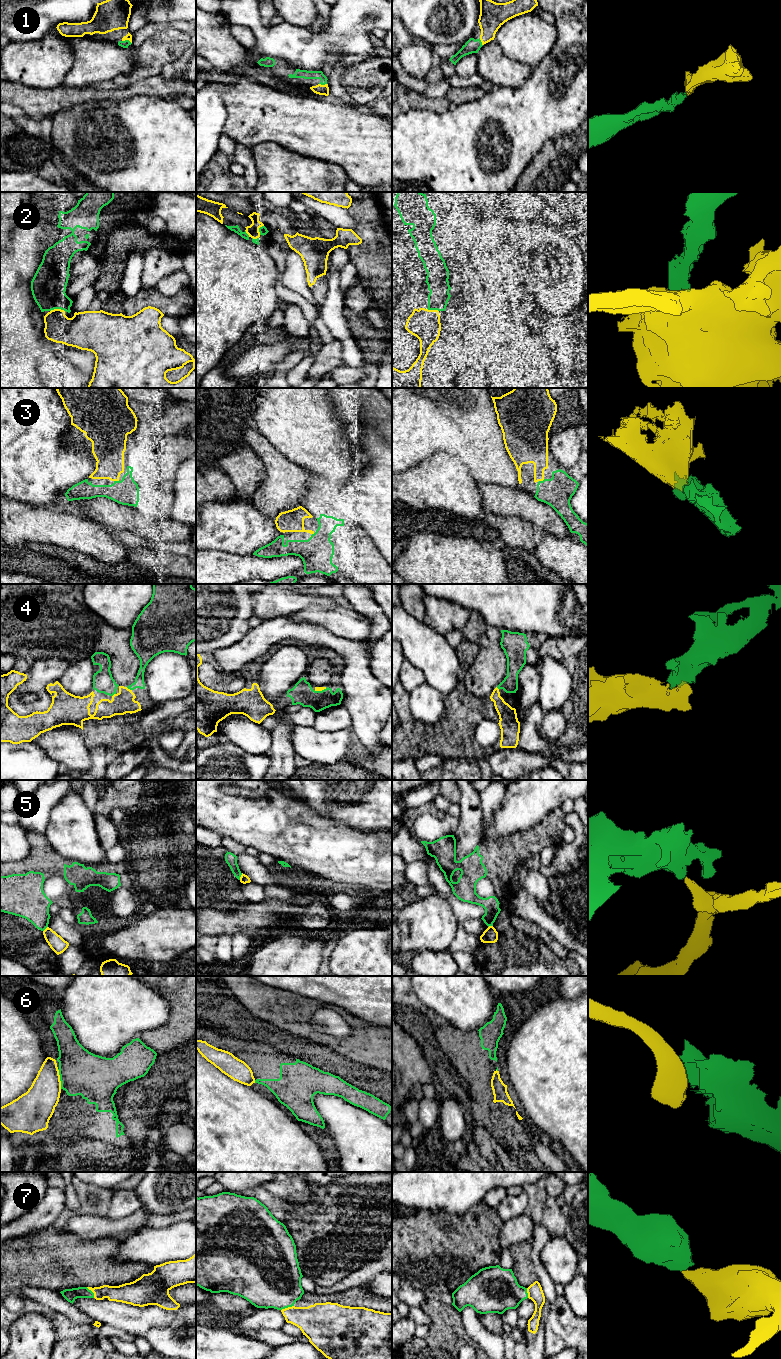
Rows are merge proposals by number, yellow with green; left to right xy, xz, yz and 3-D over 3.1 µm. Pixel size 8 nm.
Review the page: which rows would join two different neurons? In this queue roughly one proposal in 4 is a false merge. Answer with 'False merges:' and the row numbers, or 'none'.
False merges: 5, 6

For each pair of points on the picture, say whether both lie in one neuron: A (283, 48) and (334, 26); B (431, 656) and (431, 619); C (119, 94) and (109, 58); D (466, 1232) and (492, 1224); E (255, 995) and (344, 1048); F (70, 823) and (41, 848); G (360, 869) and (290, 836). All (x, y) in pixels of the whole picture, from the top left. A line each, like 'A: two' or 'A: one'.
A: one
B: two
C: two
D: one
E: one
F: two
G: one

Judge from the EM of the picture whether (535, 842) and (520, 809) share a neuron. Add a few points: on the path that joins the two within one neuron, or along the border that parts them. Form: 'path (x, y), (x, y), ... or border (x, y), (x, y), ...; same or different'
border (549, 814), (527, 829), (507, 836); different

